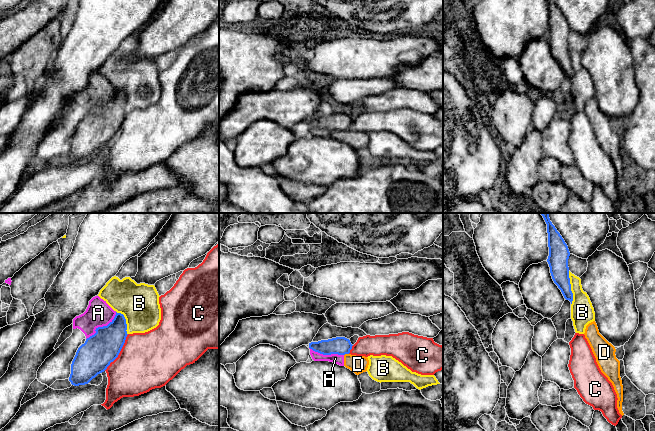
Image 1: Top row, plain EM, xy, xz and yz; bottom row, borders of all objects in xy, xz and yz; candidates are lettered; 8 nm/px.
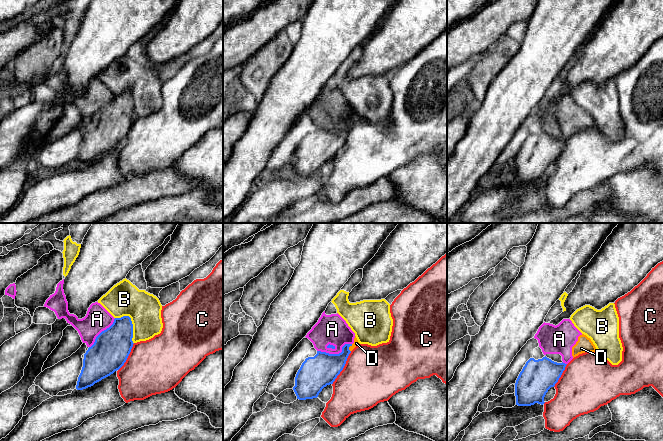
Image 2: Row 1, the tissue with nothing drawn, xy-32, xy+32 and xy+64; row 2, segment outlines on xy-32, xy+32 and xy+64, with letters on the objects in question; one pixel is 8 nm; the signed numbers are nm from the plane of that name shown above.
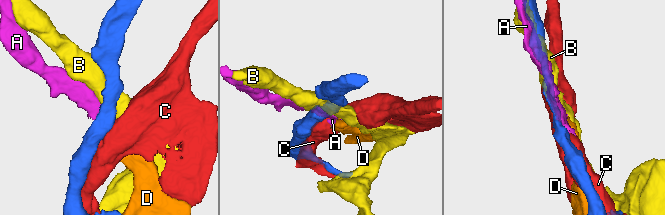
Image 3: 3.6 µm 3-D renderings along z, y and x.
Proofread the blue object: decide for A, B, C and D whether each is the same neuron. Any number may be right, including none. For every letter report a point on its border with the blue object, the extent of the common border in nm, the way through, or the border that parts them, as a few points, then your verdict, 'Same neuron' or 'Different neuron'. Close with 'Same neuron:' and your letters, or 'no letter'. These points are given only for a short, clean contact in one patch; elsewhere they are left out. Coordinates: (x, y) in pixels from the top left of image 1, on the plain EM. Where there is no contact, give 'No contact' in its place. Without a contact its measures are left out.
A: Touches blue at xy (101, 103). Shared border 340 nm. Boundary: xy (116, 88), (115, 92), (106, 101), (99, 102), (86, 115). Different neuron
B: Touches blue at yz (570, 64). Shared border 280 nm. Different neuron
C: Touches blue at xy (119, 128). Shared border 360 nm. Different neuron
D: Touches blue at xz (346, 129). Shared border 40 nm. Boundary: xz (348, 129), (344, 131). Different neuron
Same neuron: no letter

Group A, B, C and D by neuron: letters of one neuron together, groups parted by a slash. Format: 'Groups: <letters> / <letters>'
Groups: A D / B / C

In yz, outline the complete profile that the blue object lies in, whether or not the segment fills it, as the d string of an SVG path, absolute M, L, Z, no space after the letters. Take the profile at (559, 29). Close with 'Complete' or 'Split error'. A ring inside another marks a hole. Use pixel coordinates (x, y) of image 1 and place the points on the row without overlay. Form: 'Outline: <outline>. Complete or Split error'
Outline: M547 0L549 32L547 38L554 59L564 74L572 80L573 69L569 54L568 35L570 28L564 15L553 0Z. Complete

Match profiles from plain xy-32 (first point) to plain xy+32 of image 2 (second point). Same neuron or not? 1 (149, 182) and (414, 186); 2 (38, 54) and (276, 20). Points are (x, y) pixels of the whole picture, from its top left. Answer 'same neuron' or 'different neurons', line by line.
1: different neurons
2: different neurons

